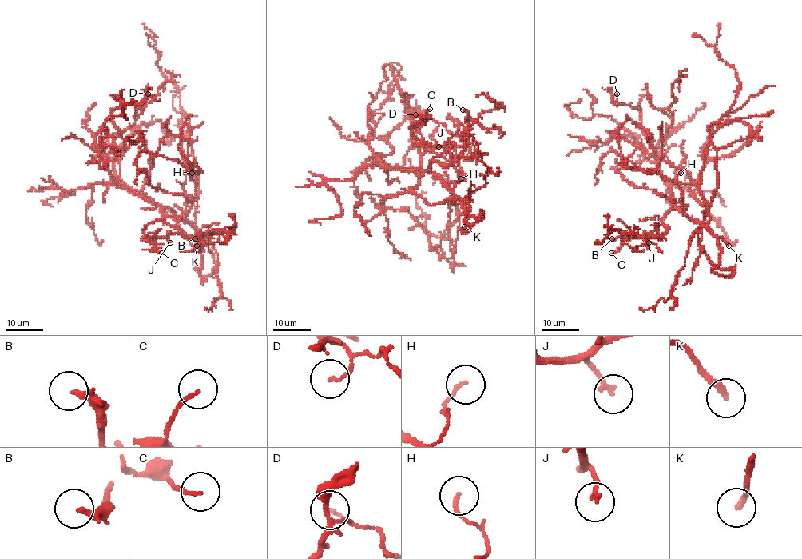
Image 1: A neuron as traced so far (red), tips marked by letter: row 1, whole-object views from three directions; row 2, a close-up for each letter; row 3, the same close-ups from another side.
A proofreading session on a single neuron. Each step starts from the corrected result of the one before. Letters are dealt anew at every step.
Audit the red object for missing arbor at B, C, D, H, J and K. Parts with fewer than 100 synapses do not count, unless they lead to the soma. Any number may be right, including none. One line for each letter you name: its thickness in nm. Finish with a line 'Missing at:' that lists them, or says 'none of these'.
K: Thickness 200 nm
Missing at: K

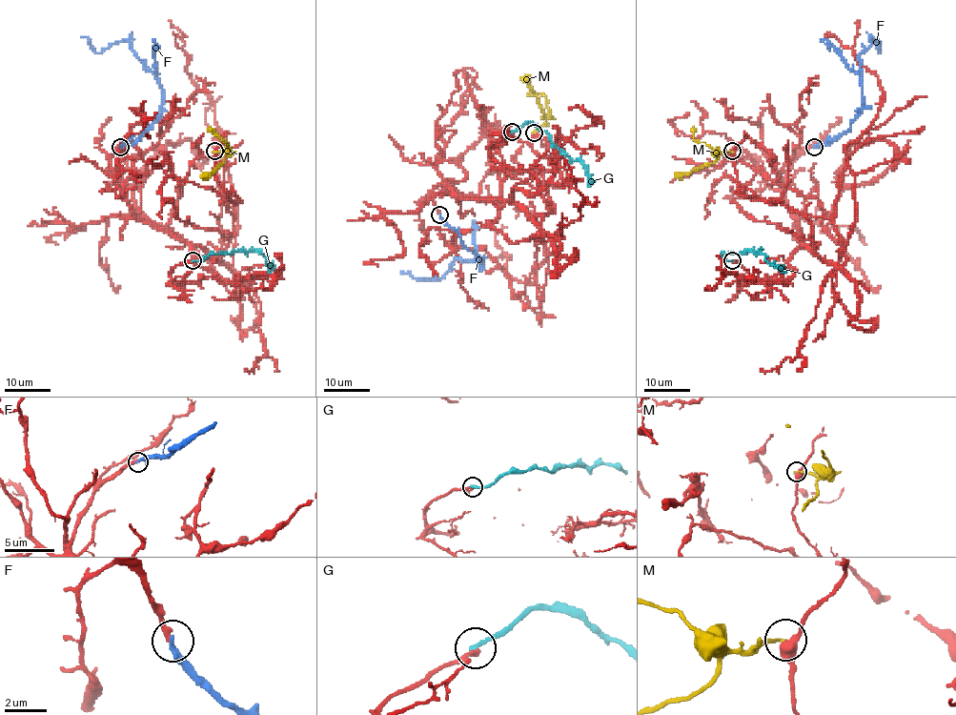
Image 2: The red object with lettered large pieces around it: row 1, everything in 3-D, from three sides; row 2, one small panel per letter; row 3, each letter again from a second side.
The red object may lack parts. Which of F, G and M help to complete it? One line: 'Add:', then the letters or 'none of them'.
Add: F

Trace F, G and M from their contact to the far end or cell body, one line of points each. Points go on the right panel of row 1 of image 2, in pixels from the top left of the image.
F: (814, 147), (827, 143), (849, 129), (863, 107), (859, 55), (874, 39), (879, 42), (879, 53), (871, 36)
G: (732, 261), (727, 261), (723, 254), (760, 251), (766, 259), (786, 272)
M: (732, 152), (722, 153), (701, 168), (674, 175)

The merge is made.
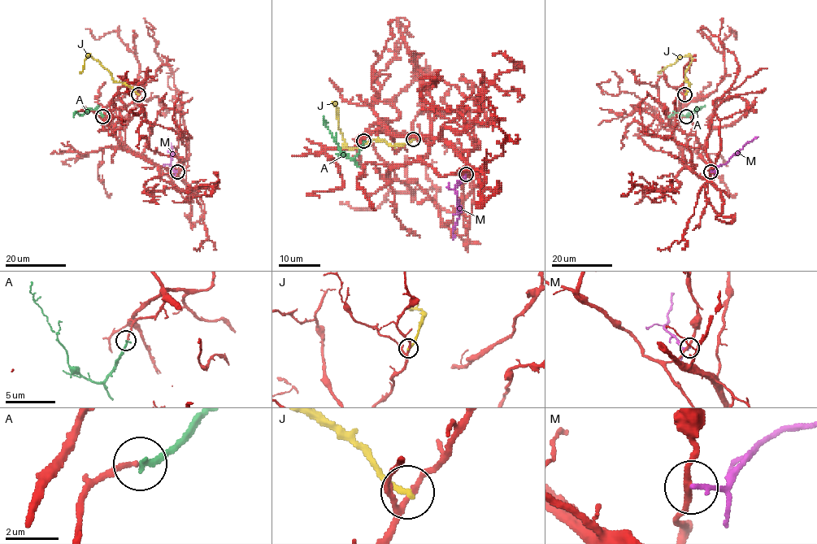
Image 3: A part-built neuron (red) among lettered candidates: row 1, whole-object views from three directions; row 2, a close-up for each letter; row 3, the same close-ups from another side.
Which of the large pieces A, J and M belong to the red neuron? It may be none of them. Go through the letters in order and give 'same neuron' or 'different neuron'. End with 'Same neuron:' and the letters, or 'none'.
A: same neuron
J: different neuron
M: different neuron
Same neuron: A

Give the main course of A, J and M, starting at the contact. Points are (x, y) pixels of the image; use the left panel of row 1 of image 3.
A: (102, 116), (98, 109), (89, 109), (81, 115), (76, 112), (74, 116)
J: (138, 93), (123, 83), (115, 81), (109, 71), (90, 56), (87, 57), (80, 73)
M: (177, 171), (170, 165), (172, 149), (167, 137)

